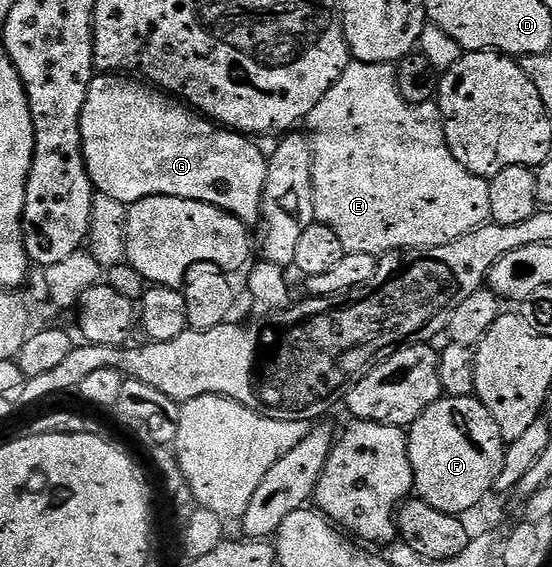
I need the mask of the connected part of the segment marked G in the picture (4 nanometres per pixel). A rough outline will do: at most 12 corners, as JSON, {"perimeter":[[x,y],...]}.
{"perimeter":[[125,74],[81,115],[93,187],[260,225],[250,137]]}

